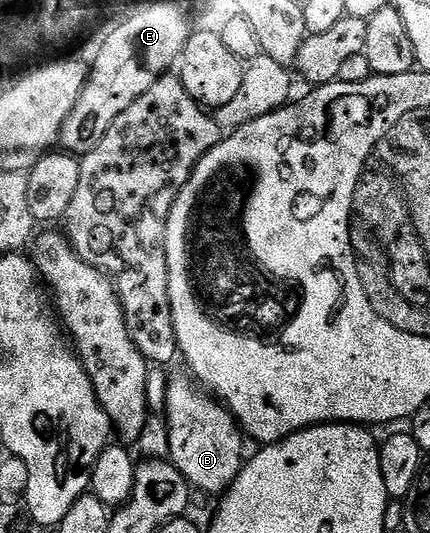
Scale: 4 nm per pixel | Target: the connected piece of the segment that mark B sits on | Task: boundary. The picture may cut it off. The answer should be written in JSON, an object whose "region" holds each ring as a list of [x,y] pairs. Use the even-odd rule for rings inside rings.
{"region":[[[183,376],[174,378],[164,393],[164,409],[168,412],[167,456],[193,490],[223,495],[244,465],[241,450],[245,434],[230,410],[201,389],[191,376]]]}

